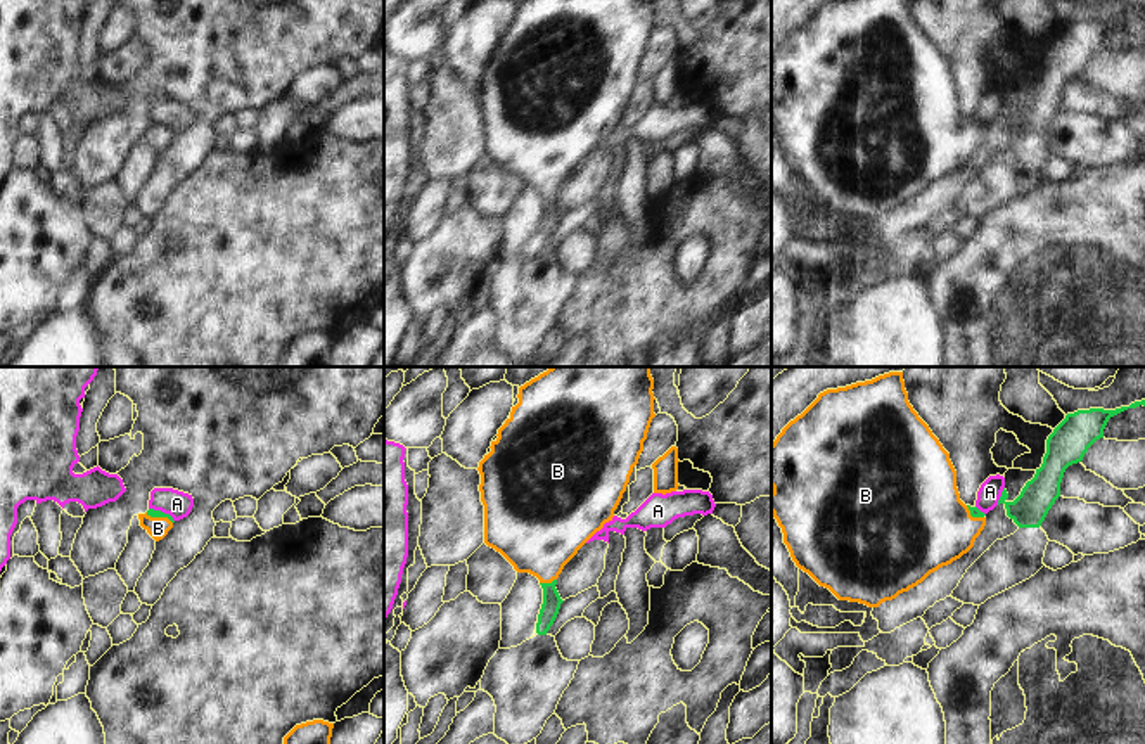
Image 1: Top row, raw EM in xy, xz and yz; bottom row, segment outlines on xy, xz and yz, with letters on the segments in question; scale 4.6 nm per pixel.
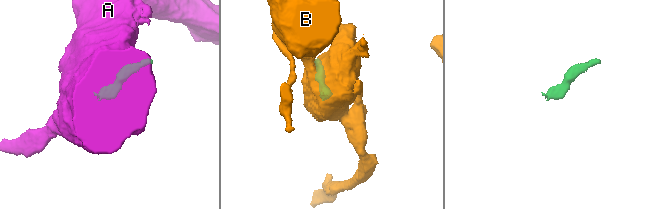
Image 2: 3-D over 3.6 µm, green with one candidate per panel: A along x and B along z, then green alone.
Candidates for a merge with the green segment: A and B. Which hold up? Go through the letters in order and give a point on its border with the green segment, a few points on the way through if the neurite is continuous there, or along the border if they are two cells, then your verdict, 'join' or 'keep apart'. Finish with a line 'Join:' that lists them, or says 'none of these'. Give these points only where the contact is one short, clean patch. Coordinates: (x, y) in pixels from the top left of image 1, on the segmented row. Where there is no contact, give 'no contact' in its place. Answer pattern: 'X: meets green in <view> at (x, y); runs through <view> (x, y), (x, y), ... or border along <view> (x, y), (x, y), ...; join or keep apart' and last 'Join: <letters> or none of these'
A: meets green in yz at (1002, 495); border along yz (1004, 487), (997, 504); keep apart
B: meets green in xz at (547, 583); runs through xz (552, 601), (547, 583), (538, 532); join
Join: B

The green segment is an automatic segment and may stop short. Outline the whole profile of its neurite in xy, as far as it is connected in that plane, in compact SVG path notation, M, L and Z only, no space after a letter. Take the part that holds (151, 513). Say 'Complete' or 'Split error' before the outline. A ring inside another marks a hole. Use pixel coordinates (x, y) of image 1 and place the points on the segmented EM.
Split error. M149 509L145 514L138 514L140 526L156 540L163 540L173 528L173 517L161 510Z

